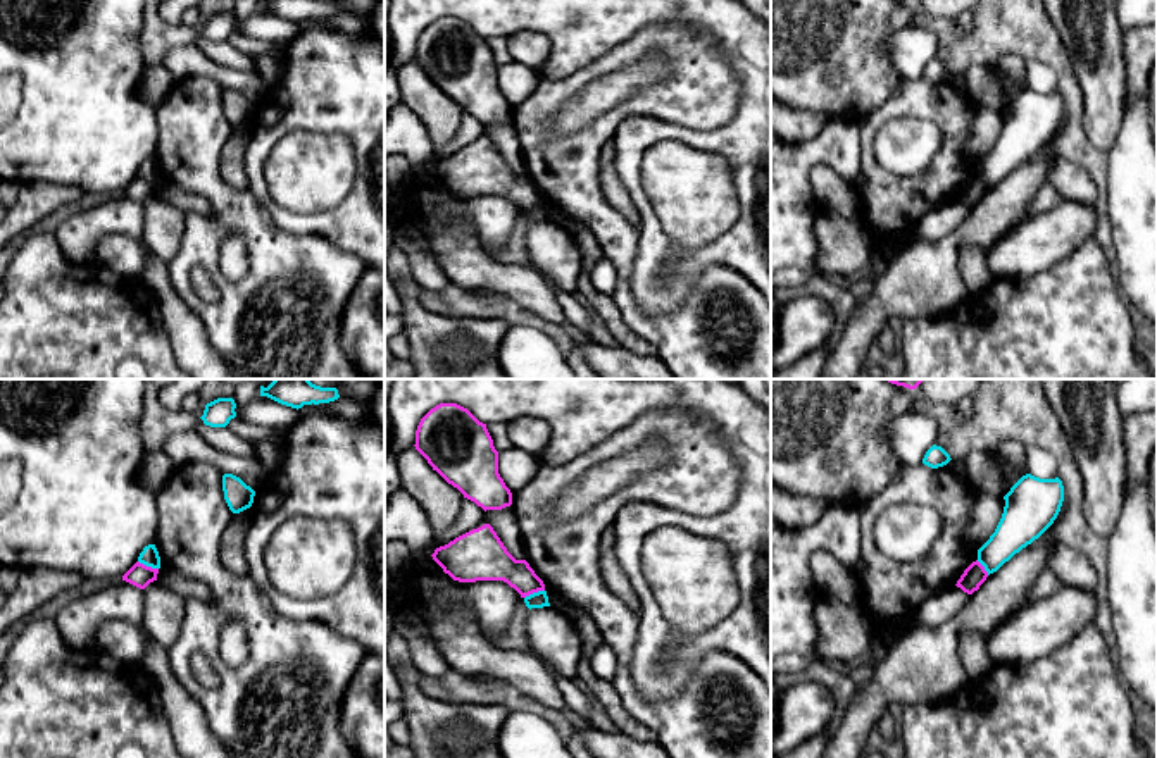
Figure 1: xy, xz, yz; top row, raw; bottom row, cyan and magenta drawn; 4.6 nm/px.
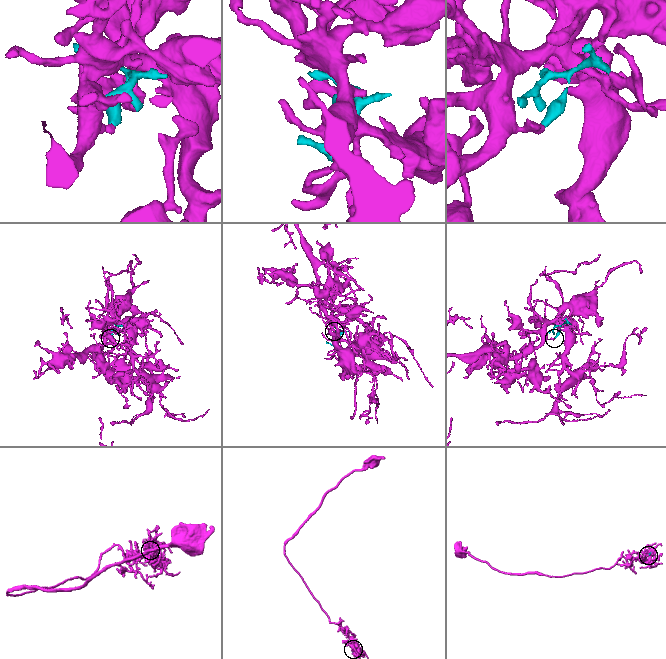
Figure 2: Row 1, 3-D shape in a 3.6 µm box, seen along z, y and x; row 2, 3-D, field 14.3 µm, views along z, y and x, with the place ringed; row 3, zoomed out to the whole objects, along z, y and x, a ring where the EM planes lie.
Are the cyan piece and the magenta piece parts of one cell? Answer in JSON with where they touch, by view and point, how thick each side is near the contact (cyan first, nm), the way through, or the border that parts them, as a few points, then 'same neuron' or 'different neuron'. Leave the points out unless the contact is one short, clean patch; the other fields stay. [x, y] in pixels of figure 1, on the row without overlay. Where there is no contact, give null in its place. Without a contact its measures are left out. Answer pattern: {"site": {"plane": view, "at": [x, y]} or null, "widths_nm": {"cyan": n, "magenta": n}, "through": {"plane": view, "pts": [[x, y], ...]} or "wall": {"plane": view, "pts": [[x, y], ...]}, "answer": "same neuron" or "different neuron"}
{"site": {"plane": "xy", "at": [149, 180]}, "widths_nm": {"cyan": 90, "magenta": 110}, "answer": "different neuron"}

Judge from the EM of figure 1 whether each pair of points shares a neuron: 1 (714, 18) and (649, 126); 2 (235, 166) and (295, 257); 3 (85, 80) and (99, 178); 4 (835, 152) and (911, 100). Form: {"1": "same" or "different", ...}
{"1": "same", "2": "different", "3": "same", "4": "different"}

